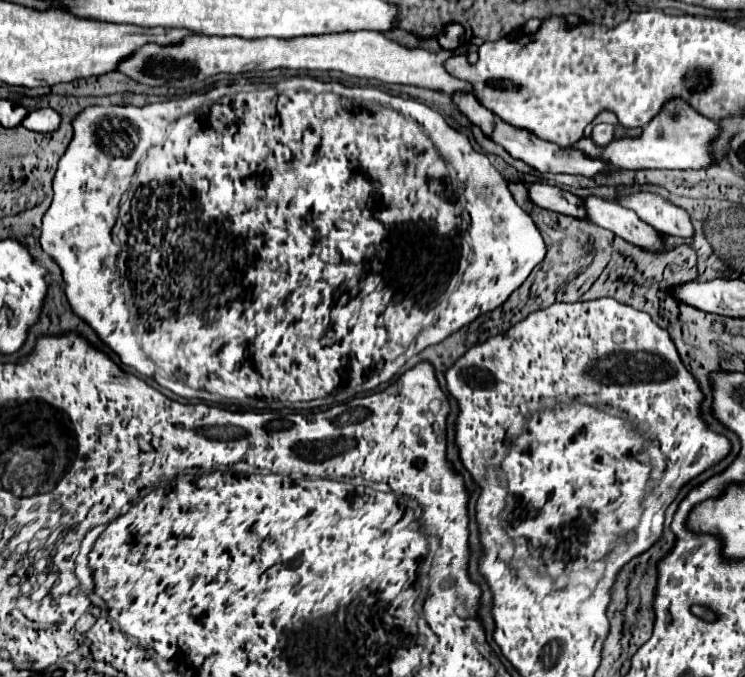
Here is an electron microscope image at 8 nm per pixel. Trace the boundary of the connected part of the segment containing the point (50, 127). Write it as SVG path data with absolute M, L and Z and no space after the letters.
M40 108L40 110L32 110L26 118L24 118L24 126L32 132L42 132L42 134L48 134L48 132L54 132L58 130L60 126L60 114L52 108Z

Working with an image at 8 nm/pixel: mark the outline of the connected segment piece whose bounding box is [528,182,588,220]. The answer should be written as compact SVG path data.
M534 182L528 186L528 194L530 194L530 200L534 204L538 204L540 208L546 208L546 210L552 210L558 214L566 214L572 218L588 220L584 202L578 196L560 190L558 186L552 186L546 182Z

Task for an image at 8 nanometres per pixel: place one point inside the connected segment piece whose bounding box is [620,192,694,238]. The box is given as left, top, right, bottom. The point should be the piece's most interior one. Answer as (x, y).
(666, 217)

